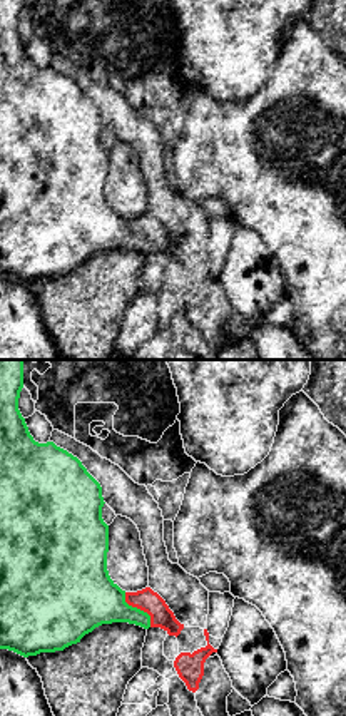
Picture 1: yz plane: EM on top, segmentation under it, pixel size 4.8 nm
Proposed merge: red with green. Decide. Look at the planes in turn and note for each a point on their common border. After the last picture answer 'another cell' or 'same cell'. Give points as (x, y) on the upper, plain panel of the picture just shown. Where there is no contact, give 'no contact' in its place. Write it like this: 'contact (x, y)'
contact (139, 233)

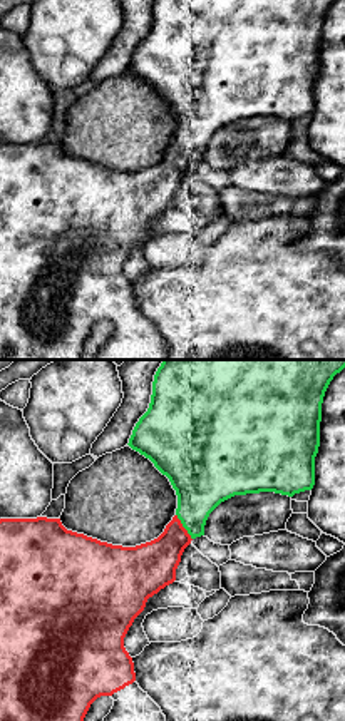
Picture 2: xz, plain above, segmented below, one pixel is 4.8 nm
contact (183, 153)

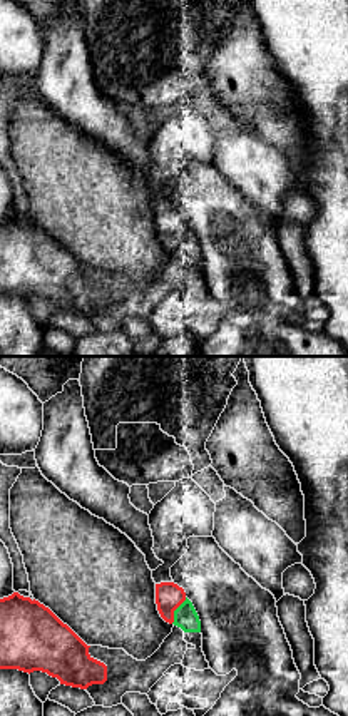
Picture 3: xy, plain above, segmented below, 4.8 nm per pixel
contact (174, 235)

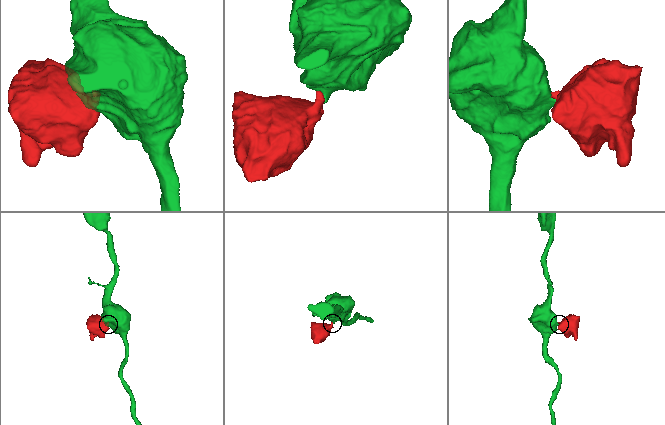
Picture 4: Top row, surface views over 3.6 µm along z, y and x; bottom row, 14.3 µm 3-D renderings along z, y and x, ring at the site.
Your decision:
same cell

